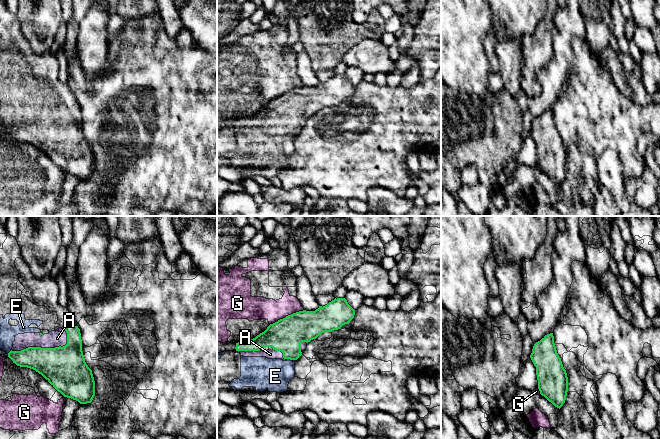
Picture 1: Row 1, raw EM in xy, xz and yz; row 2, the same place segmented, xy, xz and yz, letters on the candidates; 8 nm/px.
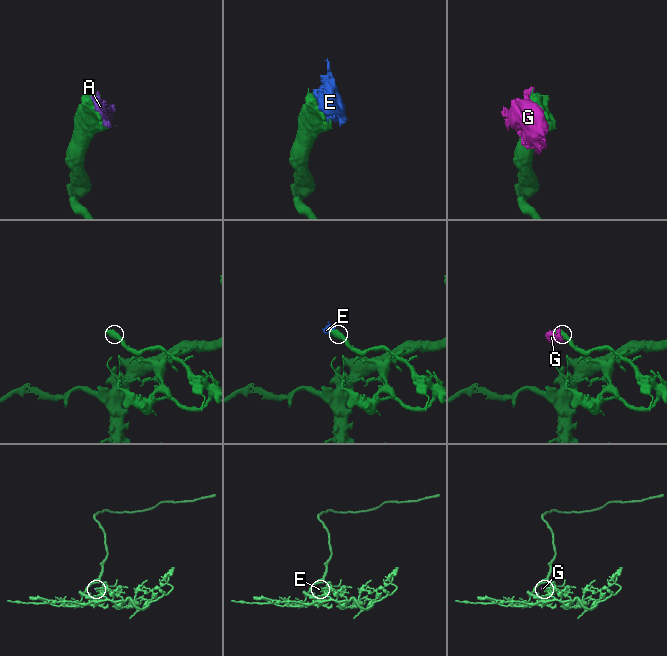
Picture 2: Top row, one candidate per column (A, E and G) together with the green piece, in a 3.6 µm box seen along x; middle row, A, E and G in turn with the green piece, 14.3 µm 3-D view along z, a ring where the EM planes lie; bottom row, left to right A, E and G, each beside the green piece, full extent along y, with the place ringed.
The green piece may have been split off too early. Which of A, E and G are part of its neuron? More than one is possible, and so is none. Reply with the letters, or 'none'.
A, E

